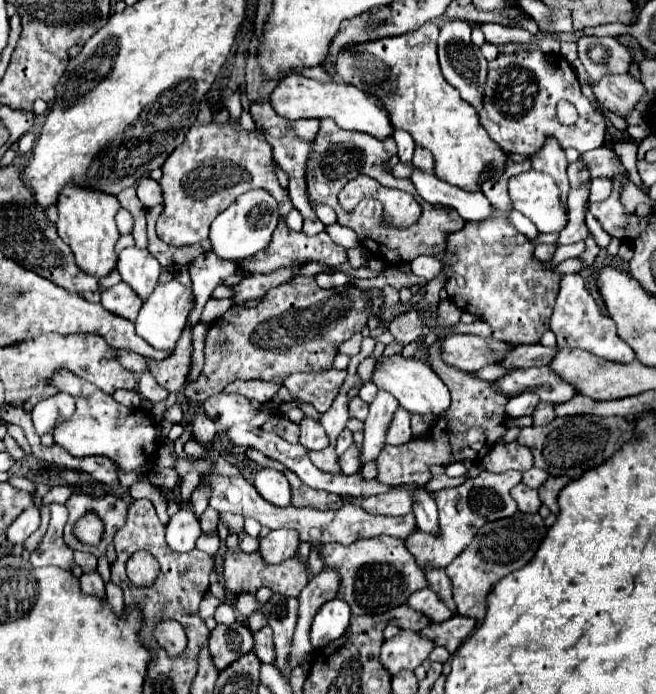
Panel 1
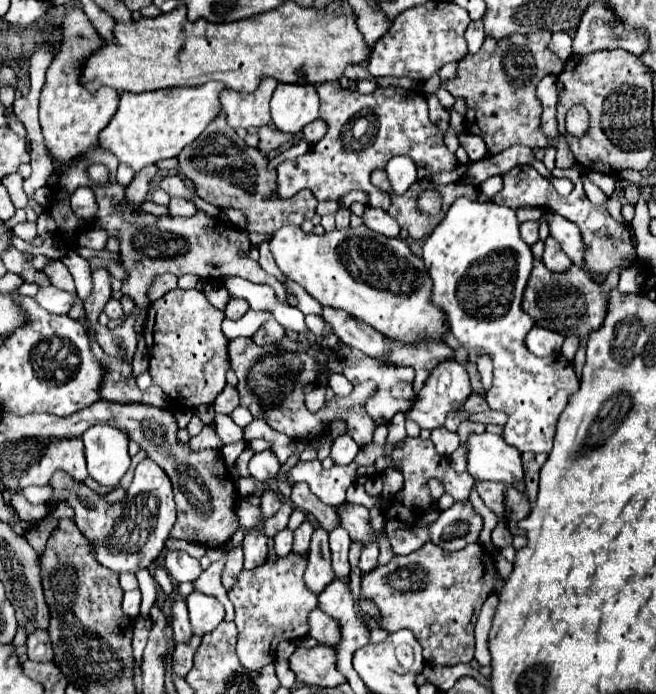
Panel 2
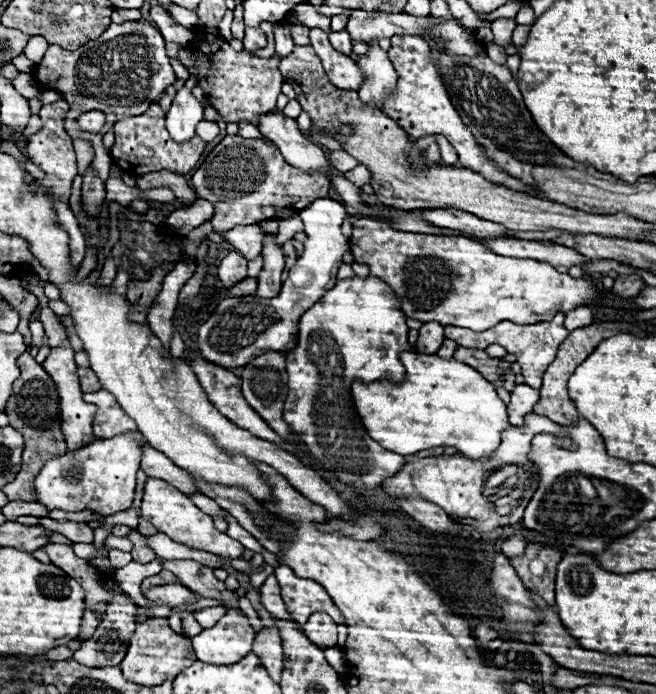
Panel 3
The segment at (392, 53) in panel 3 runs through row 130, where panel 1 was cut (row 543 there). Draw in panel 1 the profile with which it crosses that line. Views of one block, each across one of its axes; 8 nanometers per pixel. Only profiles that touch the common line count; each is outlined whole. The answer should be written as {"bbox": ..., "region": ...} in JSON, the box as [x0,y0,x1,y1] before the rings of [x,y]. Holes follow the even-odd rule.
{"bbox":[406,470,522,568],"region":[[[482,470],[476,478],[466,480],[462,486],[434,492],[432,496],[434,496],[434,500],[438,504],[438,512],[440,512],[440,536],[432,536],[432,534],[426,534],[420,530],[416,530],[414,534],[408,536],[406,546],[416,556],[416,562],[422,568],[430,568],[430,566],[444,568],[462,550],[468,548],[470,540],[474,538],[474,532],[478,532],[478,528],[482,528],[482,524],[488,524],[490,520],[514,516],[518,506],[516,506],[514,498],[510,496],[510,490],[520,482],[522,482],[522,474],[516,470],[510,470],[504,474],[492,474],[492,472]]]}

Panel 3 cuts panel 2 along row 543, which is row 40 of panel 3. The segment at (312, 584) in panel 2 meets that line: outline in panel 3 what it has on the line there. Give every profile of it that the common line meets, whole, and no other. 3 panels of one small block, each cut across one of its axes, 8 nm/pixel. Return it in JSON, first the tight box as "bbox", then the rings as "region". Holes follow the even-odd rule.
{"bbox":[310,28,364,90],"region":[[[312,28],[310,30],[310,44],[316,50],[318,58],[322,60],[324,70],[326,70],[330,82],[336,88],[340,88],[340,90],[358,90],[362,86],[362,82],[364,82],[362,70],[358,68],[358,64],[352,58],[342,56],[340,52],[336,52],[330,46],[326,32],[322,32],[318,28]]]}

